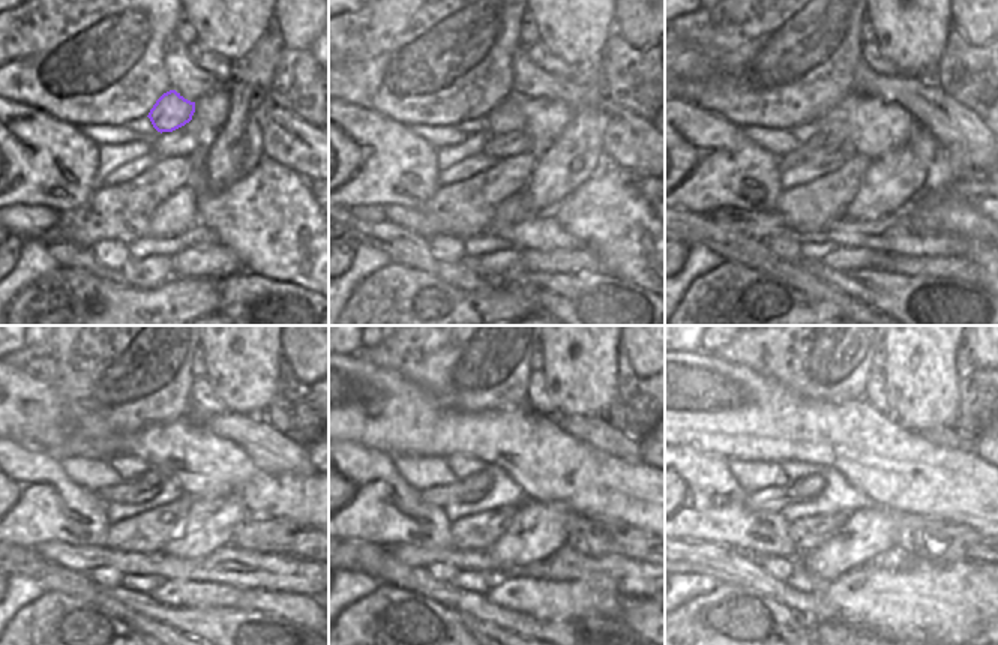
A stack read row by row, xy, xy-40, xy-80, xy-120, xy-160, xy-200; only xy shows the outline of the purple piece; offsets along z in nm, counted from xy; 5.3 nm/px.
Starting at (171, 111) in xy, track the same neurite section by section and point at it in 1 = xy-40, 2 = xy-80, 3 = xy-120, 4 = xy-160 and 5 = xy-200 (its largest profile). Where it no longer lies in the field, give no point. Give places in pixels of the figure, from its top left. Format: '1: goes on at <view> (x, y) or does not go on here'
1: goes on at xy-40 (506, 117)
2: goes on at xy-80 (833, 131)
3: goes on at xy-120 (150, 479)
4: goes on at xy-160 (480, 482)
5: goes on at xy-200 (806, 488)

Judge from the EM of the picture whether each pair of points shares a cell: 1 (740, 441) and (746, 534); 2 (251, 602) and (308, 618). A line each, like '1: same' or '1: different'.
1: different
2: same

